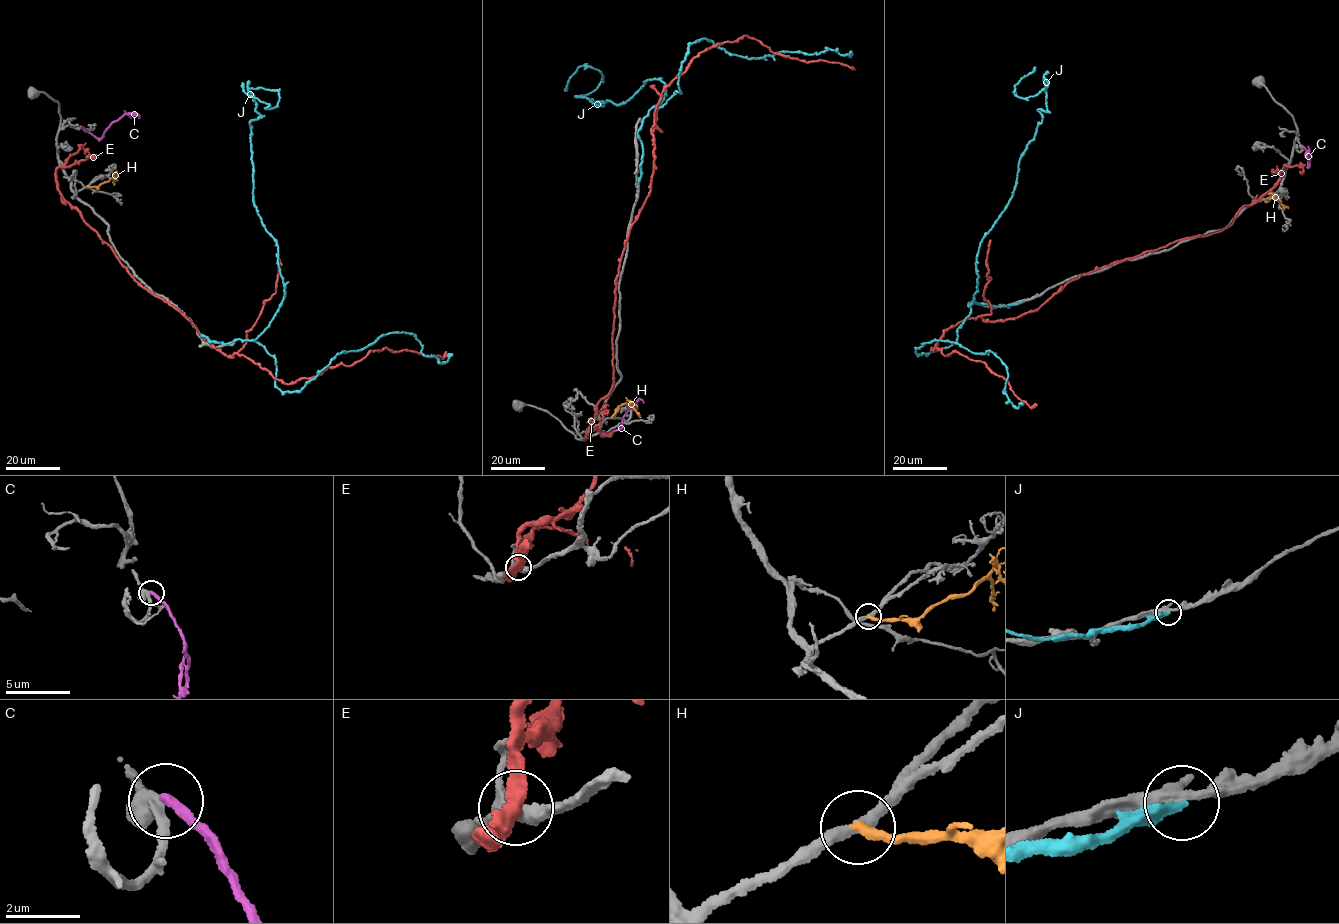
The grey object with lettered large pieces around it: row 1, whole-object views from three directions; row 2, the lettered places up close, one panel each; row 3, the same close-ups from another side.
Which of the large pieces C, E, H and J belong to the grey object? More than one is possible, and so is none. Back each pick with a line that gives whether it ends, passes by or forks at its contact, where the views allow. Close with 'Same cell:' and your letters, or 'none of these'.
Same cell: none of these

